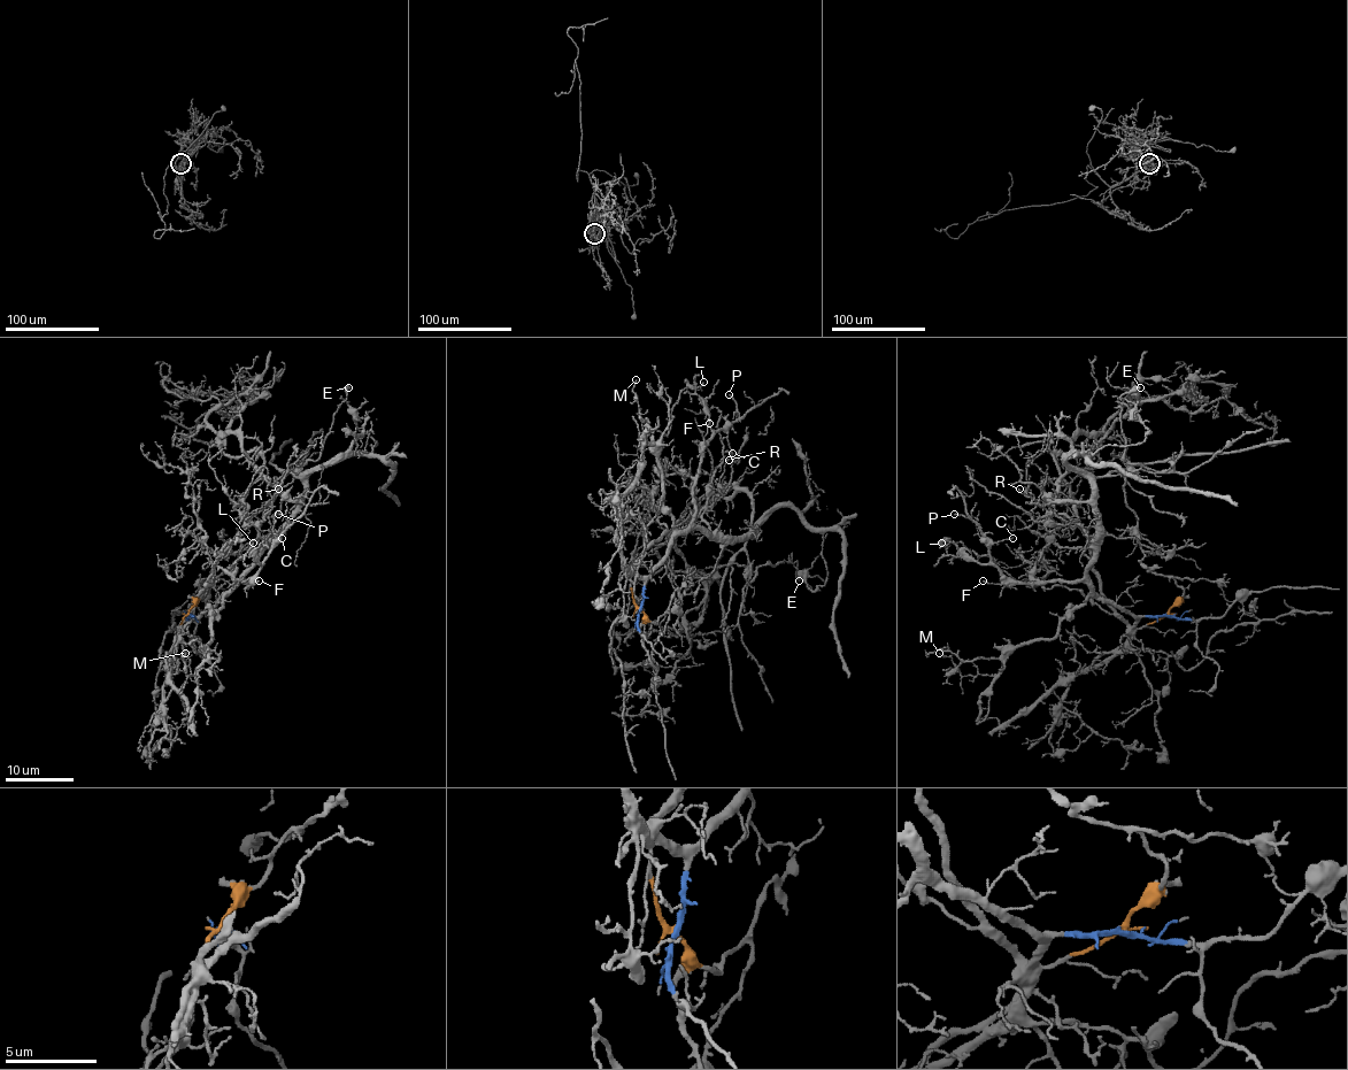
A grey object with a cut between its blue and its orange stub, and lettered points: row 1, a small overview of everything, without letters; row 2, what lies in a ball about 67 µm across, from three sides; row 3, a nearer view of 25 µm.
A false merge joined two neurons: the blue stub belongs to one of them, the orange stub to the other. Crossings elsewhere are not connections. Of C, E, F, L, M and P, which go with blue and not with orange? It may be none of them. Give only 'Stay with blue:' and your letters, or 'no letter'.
Stay with blue: C, F, L, M, P

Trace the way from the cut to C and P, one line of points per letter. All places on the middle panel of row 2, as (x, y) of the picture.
C: (639, 608), (642, 579), (691, 523), (694, 513), (692, 485), (701, 452), (716, 431), (723, 430), (732, 454)
P: (639, 608), (642, 579), (691, 523), (692, 485), (701, 452), (716, 431), (739, 416), (729, 393)

